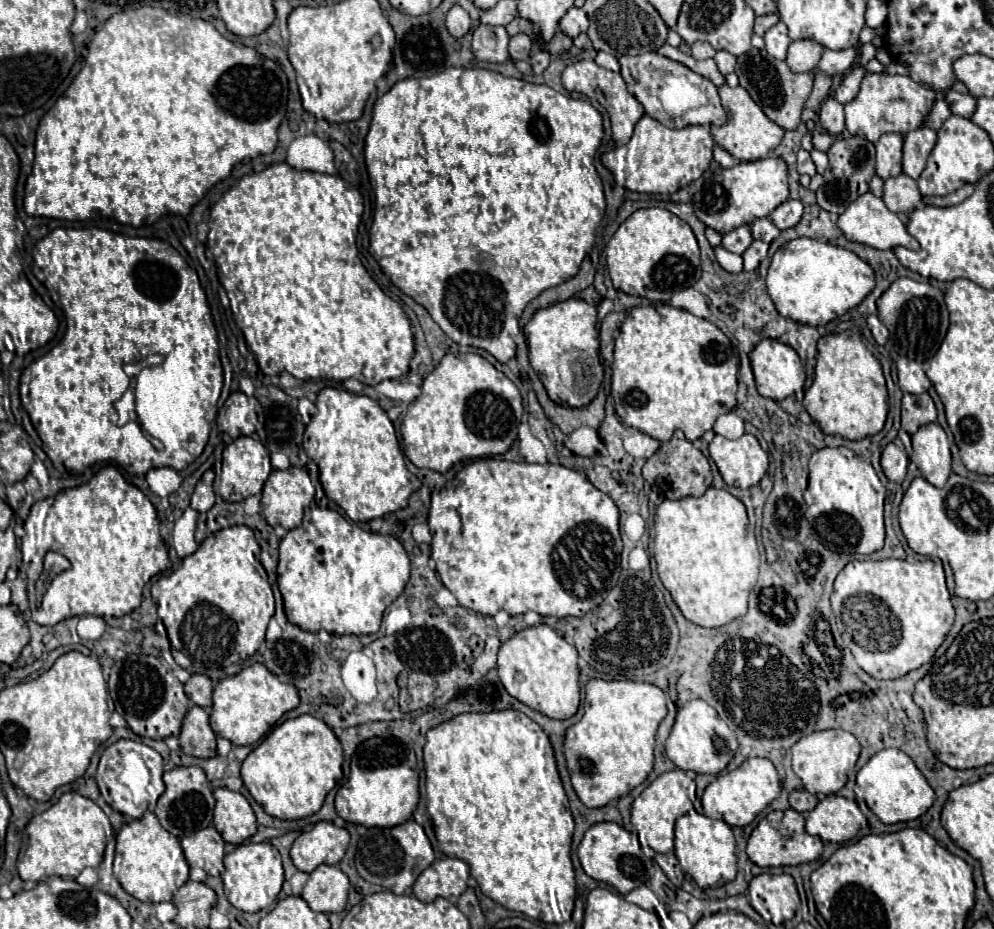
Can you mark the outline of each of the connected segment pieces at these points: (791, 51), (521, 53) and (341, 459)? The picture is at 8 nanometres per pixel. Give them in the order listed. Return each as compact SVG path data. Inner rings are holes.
M800 39L800 41L792 41L788 47L788 57L786 63L794 73L810 73L814 71L820 55L822 55L822 45L812 41L812 39Z
M514 35L510 37L510 59L512 61L520 61L520 59L528 59L532 51L532 41L528 35Z
M326 387L315 402L318 413L312 417L303 435L306 455L320 469L320 483L352 521L370 521L386 513L404 509L420 481L406 469L396 431L386 411L370 397L344 389Z

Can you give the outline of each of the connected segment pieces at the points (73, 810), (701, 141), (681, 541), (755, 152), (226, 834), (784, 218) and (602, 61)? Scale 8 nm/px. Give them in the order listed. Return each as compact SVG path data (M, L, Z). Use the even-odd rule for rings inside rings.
M76 791L64 793L50 809L34 815L22 833L24 849L20 849L16 863L22 881L42 881L50 875L74 879L84 867L98 867L104 857L108 831L114 830L107 815L92 799Z
M644 115L634 129L628 145L602 155L604 167L614 175L616 183L638 193L676 193L696 181L712 161L712 135L708 127L690 125L684 129L668 129L660 121ZM650 153L660 153L660 157Z
M710 487L698 499L662 501L656 509L654 529L658 577L688 621L700 627L722 627L748 611L748 595L756 585L760 559L740 499Z
M722 85L720 99L722 99L724 111L728 115L728 121L722 127L712 127L712 135L714 135L714 141L720 147L724 147L734 159L738 159L738 161L764 159L780 145L780 141L784 137L784 129L780 129L780 125L776 125L774 121L770 121L766 117L766 113L754 103L754 99L748 95L746 89L742 89L742 87L732 89L728 85Z
M218 787L214 789L214 799L214 827L226 843L238 845L256 833L256 815L242 793Z
M788 199L786 203L782 203L780 207L774 209L774 213L770 215L770 219L782 231L794 227L802 219L802 201Z
M598 53L596 55L596 59L594 59L600 67L604 67L604 69L610 69L610 71L620 71L620 65L618 65L618 59L614 57L614 55L610 55L610 53Z

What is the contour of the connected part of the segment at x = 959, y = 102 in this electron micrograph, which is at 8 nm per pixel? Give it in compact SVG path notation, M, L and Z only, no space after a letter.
M948 91L946 93L946 101L952 107L952 113L962 115L962 117L970 117L976 111L976 97L970 93L956 93L956 91Z

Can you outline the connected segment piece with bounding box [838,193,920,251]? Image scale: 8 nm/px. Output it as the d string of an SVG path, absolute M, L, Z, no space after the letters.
M872 193L860 195L840 217L838 217L838 227L842 229L844 237L848 241L856 241L862 245L872 245L876 249L896 249L896 247L906 247L906 249L920 249L920 243L908 233L906 225L900 221L900 217L884 205L884 201Z

